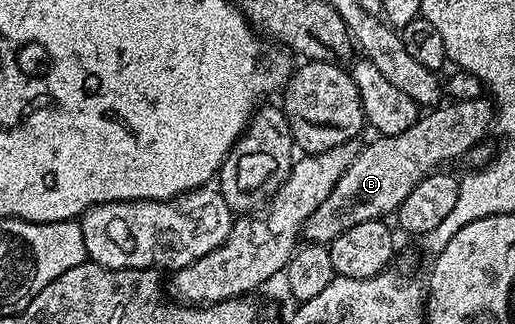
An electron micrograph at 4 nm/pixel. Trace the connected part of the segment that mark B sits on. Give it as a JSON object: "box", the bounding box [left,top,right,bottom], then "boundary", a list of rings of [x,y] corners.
{"box":[302,98,497,245],"boundary":[[[490,98],[457,99],[448,102],[448,104],[448,107],[439,105],[420,114],[415,124],[409,129],[405,129],[405,133],[375,137],[368,147],[364,146],[356,159],[345,169],[345,173],[337,181],[337,185],[333,185],[329,197],[325,197],[325,201],[321,201],[321,205],[317,205],[317,209],[313,209],[309,221],[305,221],[303,226],[302,238],[308,244],[329,245],[337,237],[341,237],[341,233],[345,233],[345,229],[353,229],[353,225],[361,225],[361,221],[383,219],[390,211],[391,214],[398,212],[401,201],[405,201],[405,197],[409,197],[409,193],[413,193],[413,185],[417,185],[432,171],[447,165],[450,159],[455,159],[458,155],[466,156],[472,147],[482,144],[487,130],[490,127],[492,130],[497,119]]]}

